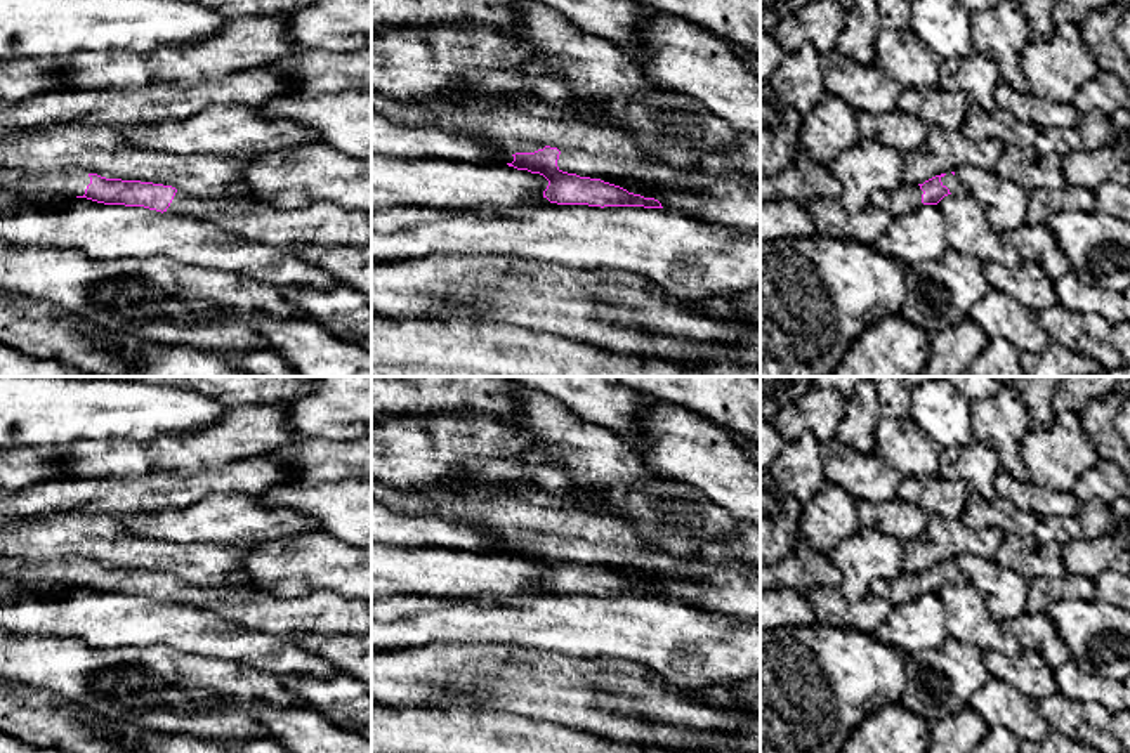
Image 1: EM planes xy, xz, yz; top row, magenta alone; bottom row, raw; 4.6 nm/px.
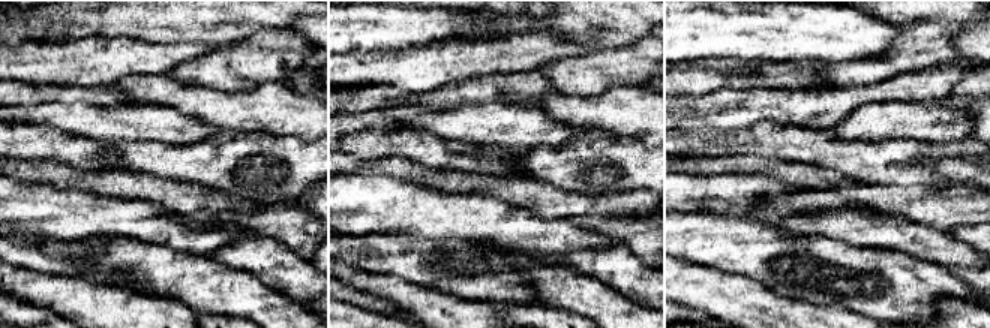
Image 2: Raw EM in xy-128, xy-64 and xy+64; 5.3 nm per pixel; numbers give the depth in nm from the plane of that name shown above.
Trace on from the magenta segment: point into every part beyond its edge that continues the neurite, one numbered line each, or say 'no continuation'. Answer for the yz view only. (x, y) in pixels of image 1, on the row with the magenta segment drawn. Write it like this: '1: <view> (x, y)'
1: yz (955, 186)

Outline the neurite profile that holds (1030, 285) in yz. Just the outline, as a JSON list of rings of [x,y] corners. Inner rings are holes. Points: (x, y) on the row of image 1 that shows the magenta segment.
[[[1022,260],[1015,269],[984,264],[984,274],[998,288],[1029,311],[1041,311],[1055,304],[1054,279],[1035,262]]]

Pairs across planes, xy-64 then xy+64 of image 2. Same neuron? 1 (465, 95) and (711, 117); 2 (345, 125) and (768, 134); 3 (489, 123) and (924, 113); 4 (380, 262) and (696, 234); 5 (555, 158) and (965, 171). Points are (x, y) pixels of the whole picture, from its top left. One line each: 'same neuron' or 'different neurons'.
1: same neuron
2: same neuron
3: same neuron
4: same neuron
5: same neuron

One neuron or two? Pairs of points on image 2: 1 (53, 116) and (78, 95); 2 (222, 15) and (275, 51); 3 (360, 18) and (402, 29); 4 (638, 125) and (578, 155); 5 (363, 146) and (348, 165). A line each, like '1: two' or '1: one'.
1: two
2: two
3: one
4: two
5: two

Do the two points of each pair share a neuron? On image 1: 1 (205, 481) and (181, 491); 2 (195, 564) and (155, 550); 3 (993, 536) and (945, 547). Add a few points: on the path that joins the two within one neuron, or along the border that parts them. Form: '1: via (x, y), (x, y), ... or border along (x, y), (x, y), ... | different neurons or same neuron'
1: via (200, 484), (186, 490) | same neuron
2: via (184, 561), (165, 557) | same neuron
3: via (981, 542), (957, 542) | same neuron

